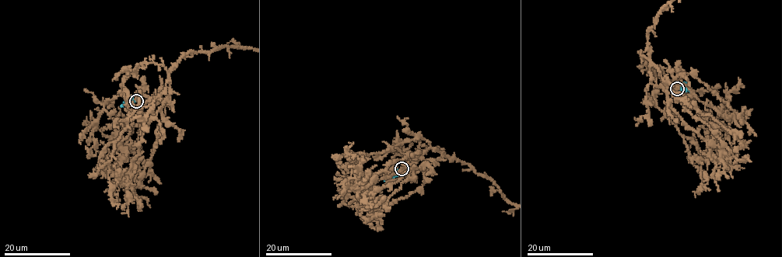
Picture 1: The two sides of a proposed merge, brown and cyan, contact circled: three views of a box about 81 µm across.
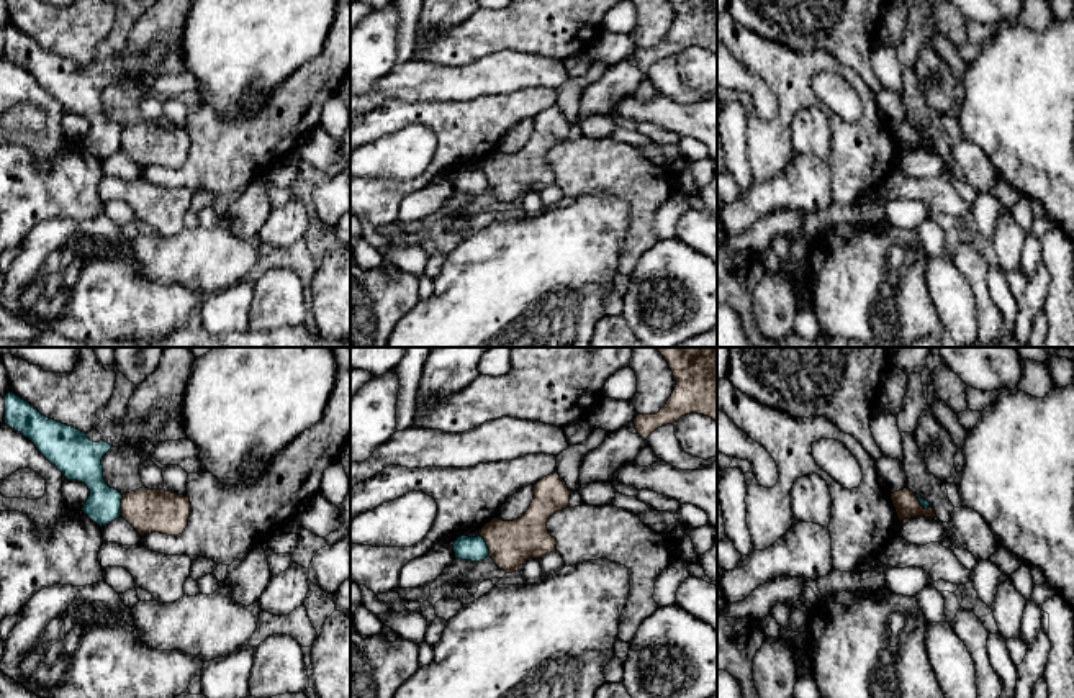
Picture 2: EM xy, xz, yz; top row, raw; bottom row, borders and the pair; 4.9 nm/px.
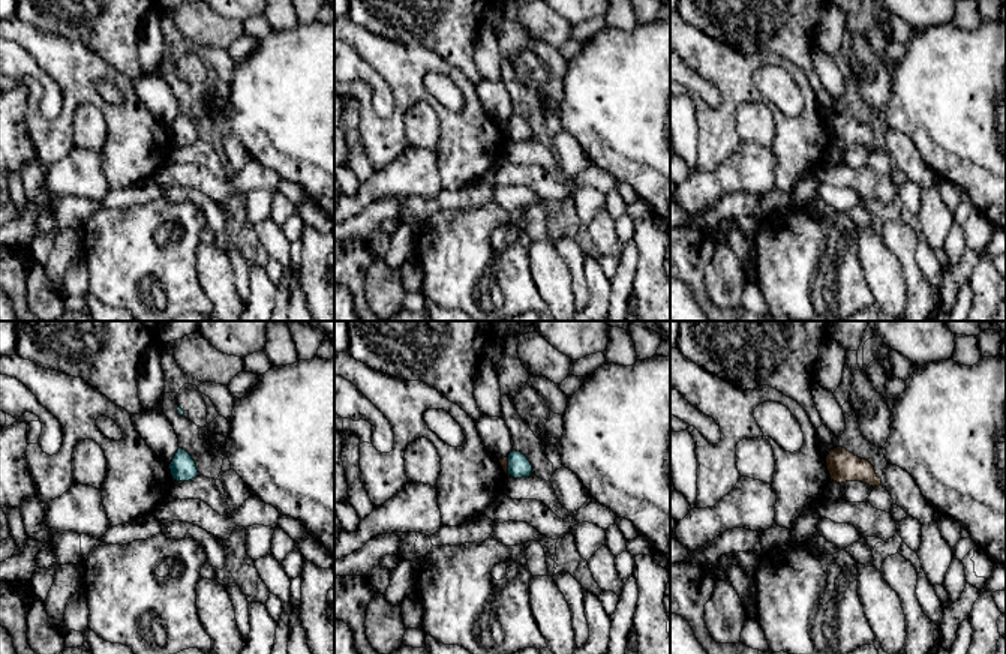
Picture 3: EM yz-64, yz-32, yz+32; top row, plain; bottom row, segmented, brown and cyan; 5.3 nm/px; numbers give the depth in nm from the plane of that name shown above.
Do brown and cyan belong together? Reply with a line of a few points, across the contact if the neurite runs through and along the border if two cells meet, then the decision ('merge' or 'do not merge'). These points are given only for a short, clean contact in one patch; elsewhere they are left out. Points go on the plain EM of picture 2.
line xy (123, 128), (120, 148); do not merge

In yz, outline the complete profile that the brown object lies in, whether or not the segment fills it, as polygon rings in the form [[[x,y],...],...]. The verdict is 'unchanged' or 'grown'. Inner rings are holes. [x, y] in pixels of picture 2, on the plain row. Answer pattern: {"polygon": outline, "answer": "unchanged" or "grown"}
{"polygon": [[[909,121],[899,123],[891,126],[892,138],[896,141],[899,154],[910,152],[910,151],[936,151],[935,143],[930,139],[925,143],[914,125]]], "answer": "unchanged"}

